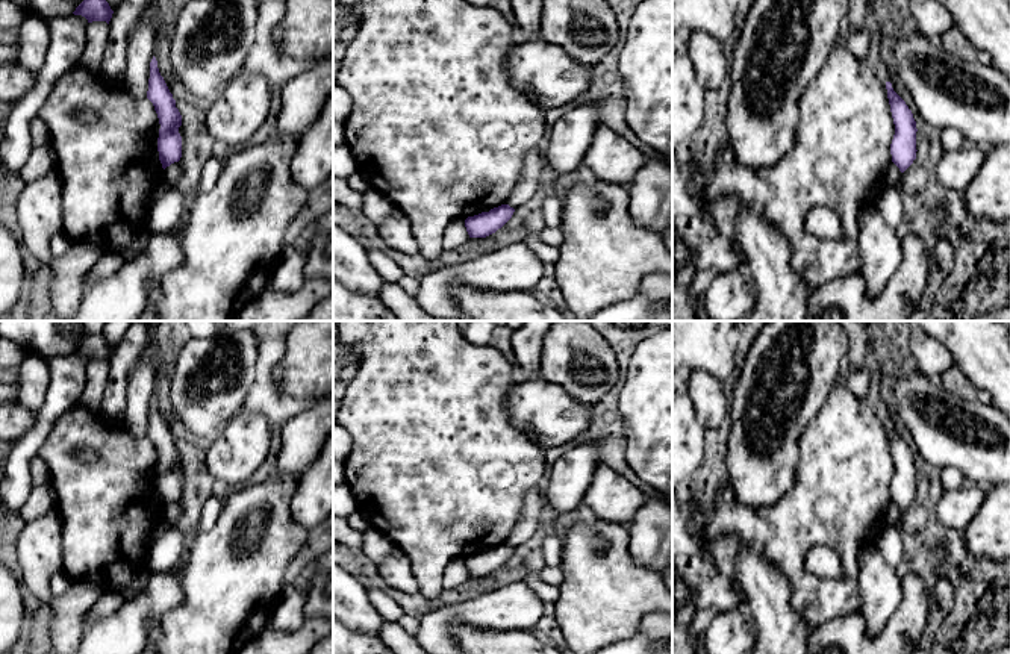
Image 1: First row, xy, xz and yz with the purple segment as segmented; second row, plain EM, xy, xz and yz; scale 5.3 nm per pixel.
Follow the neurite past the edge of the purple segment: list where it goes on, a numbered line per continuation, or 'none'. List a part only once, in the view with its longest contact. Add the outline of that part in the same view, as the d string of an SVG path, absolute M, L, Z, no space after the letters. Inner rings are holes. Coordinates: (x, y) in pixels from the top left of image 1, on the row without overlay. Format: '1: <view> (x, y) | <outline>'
none

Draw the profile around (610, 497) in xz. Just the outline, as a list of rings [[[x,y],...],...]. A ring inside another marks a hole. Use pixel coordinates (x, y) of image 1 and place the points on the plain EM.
[[[601,460],[581,506],[588,507],[594,516],[628,527],[647,498],[644,492]]]

